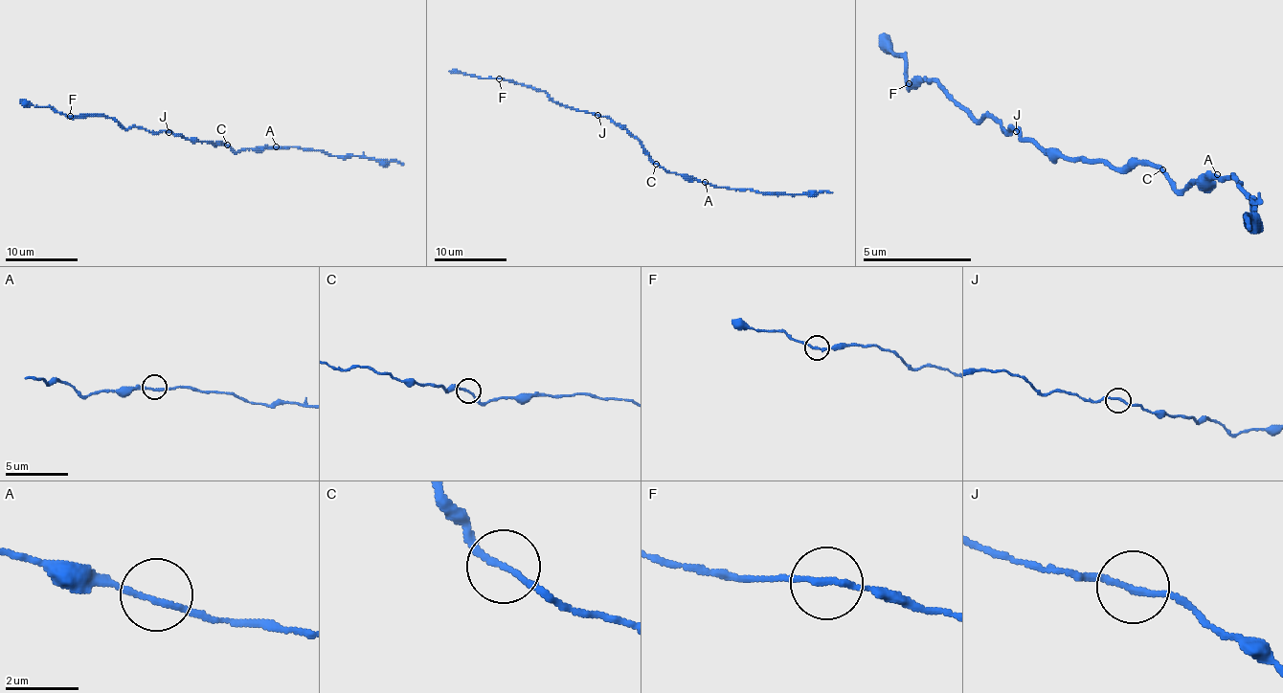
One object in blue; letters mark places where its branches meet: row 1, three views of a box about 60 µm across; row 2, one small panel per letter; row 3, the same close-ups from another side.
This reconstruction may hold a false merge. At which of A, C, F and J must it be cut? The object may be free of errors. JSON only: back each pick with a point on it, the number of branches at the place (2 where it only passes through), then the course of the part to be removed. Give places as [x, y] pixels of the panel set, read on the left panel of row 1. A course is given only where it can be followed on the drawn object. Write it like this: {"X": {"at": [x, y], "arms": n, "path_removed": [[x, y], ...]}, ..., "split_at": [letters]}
{"split_at": []}

